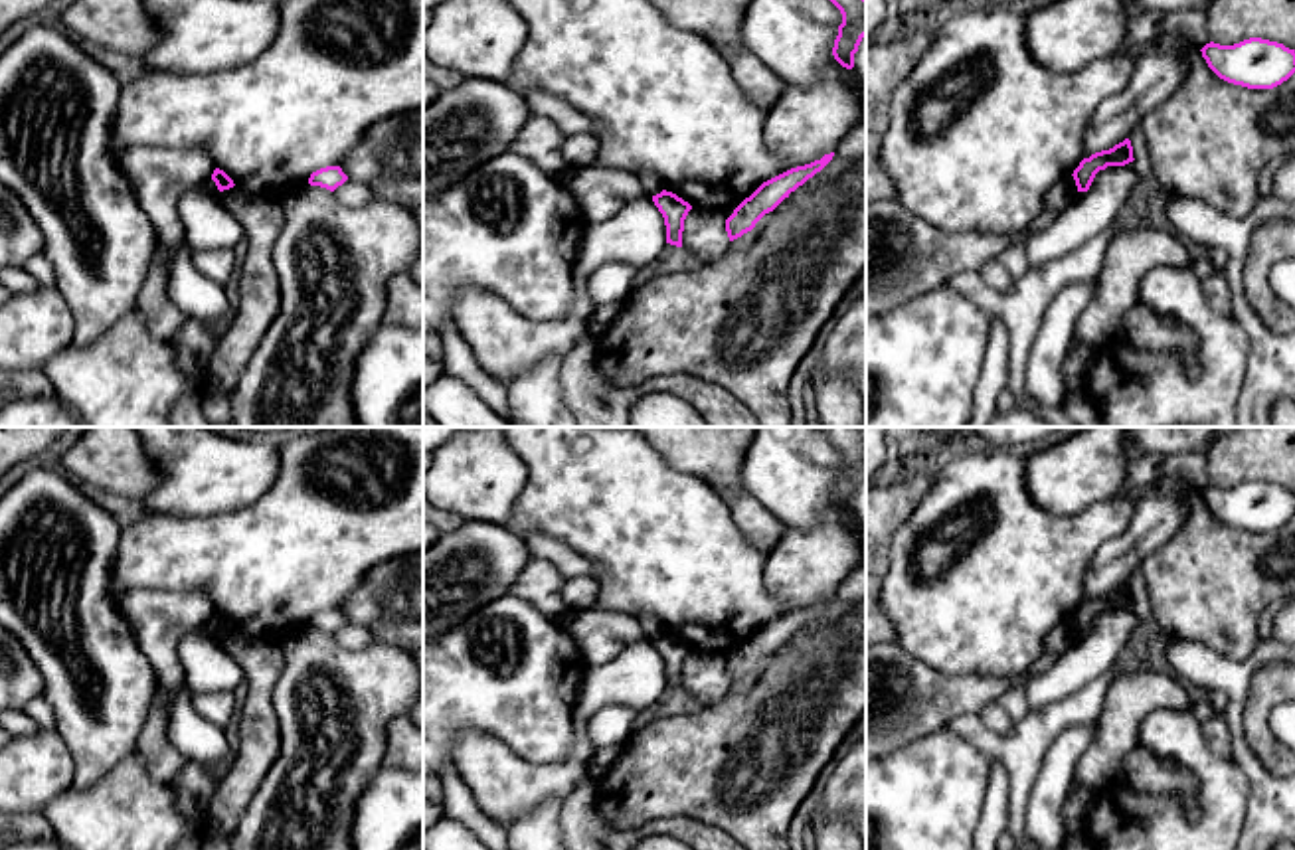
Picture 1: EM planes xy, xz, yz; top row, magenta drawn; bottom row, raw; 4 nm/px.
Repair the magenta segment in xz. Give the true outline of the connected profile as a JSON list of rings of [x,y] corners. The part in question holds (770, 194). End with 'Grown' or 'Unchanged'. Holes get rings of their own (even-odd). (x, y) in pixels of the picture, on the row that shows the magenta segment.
[[[834,152],[824,154],[820,160],[791,168],[791,170],[763,182],[726,219],[726,231],[728,231],[730,241],[751,231],[765,213],[773,212],[785,198],[789,198],[791,192],[795,192],[809,178],[813,178],[817,172],[820,172],[832,160],[832,156],[834,156]]]. Unchanged

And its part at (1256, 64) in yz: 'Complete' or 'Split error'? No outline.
Complete

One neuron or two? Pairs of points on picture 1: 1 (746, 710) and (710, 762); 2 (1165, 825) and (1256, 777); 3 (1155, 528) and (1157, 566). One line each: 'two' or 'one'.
1: one
2: two
3: two

